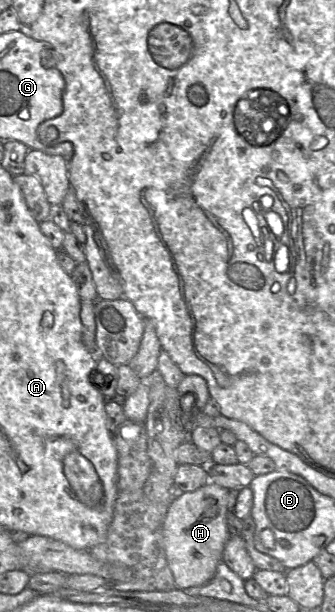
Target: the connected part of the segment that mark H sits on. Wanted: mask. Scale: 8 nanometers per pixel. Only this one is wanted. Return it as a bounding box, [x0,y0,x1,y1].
[163,481,230,590]

